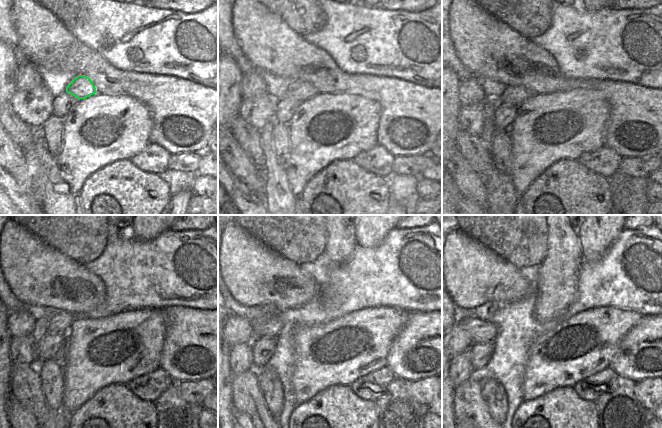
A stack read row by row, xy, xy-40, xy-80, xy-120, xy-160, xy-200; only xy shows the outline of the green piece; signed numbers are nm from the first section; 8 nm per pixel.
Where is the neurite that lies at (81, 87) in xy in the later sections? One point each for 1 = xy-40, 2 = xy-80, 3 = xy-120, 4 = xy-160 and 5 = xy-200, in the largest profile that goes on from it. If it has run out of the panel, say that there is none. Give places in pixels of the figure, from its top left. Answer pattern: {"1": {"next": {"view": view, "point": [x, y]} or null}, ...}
{"1": {"next": {"view": "xy-40", "point": [299, 90]}}, "2": {"next": {"view": "xy-80", "point": [516, 95]}}, "3": {"next": {"view": "xy-120", "point": [61, 322]}}, "4": {"next": {"view": "xy-160", "point": [270, 327]}}, "5": {"next": {"view": "xy-200", "point": [480, 331]}}}

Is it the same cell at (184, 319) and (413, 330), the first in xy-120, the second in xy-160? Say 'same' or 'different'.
same

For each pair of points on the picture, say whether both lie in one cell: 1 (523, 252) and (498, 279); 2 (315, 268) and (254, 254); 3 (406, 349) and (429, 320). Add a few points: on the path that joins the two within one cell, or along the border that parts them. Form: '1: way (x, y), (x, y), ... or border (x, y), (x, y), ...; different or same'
1: border (492, 251), (519, 269); different
2: border (299, 265), (316, 282); different
3: way (413, 342), (428, 327); same

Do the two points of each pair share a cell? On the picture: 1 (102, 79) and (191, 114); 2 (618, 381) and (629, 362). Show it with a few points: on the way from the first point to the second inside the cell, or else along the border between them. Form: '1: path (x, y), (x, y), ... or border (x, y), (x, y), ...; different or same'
1: path (124, 85), (143, 86), (163, 94), (169, 99); same
2: border (616, 374), (635, 381); different

